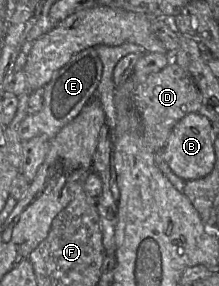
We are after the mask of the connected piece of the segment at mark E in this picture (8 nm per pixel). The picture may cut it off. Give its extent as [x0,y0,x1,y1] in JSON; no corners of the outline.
[18,47,103,141]

